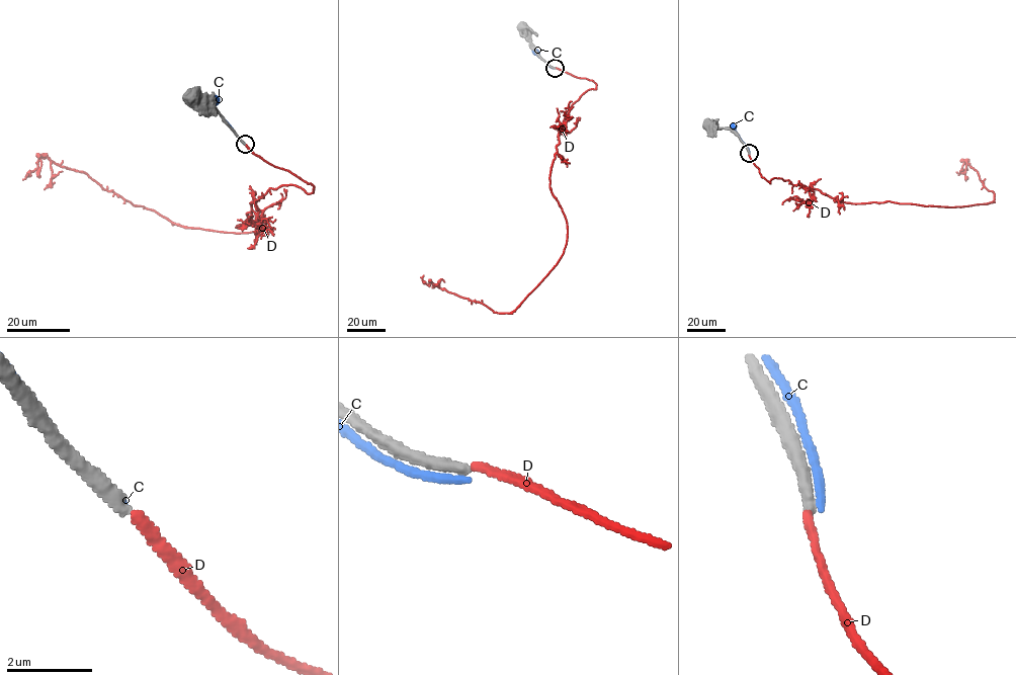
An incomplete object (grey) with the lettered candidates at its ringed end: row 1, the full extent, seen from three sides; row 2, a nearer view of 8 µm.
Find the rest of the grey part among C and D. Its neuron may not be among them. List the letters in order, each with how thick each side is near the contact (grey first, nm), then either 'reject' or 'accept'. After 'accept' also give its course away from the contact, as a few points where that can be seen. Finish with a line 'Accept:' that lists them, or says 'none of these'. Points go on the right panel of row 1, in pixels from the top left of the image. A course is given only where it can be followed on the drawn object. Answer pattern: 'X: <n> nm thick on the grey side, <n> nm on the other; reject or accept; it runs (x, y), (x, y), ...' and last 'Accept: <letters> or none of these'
C: 320 nm thick on the grey side, 200 nm on the other; reject
D: 300 nm thick on the grey side, 200 nm on the other; reject
Accept: none of these

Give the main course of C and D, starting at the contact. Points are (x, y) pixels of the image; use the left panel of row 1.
C: (240, 140), (216, 109), (214, 100)
D: (245, 144), (313, 185), (251, 202), (237, 227), (263, 231), (184, 228), (45, 156), (27, 175)

